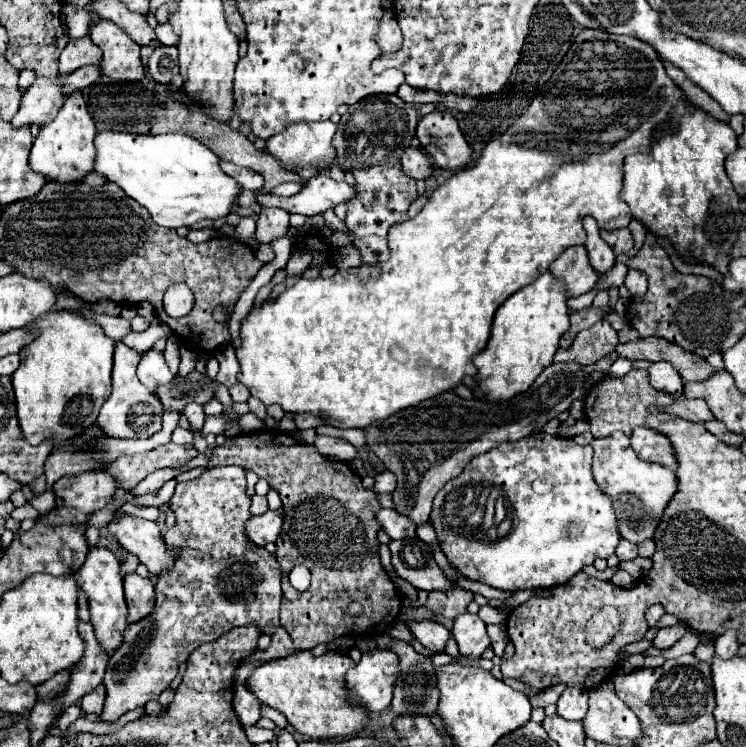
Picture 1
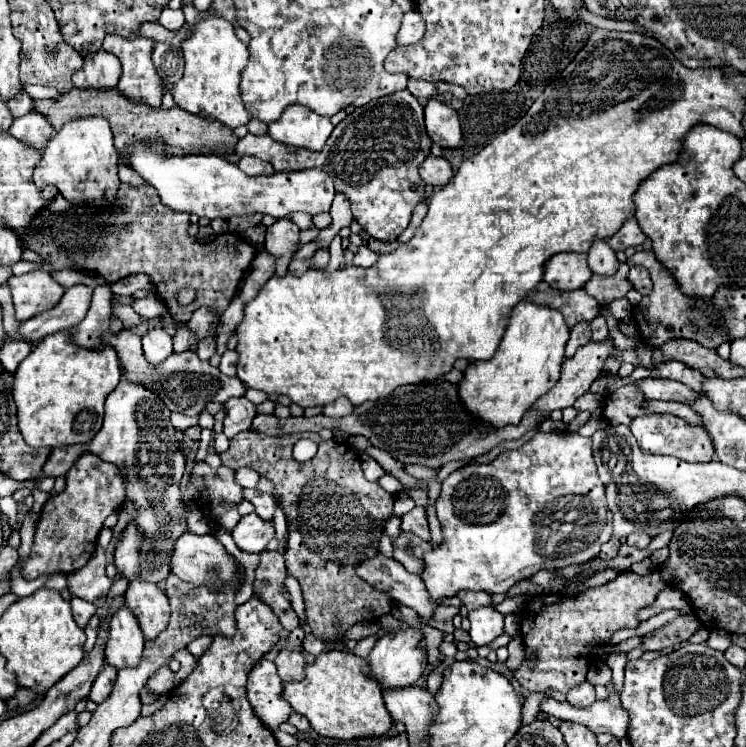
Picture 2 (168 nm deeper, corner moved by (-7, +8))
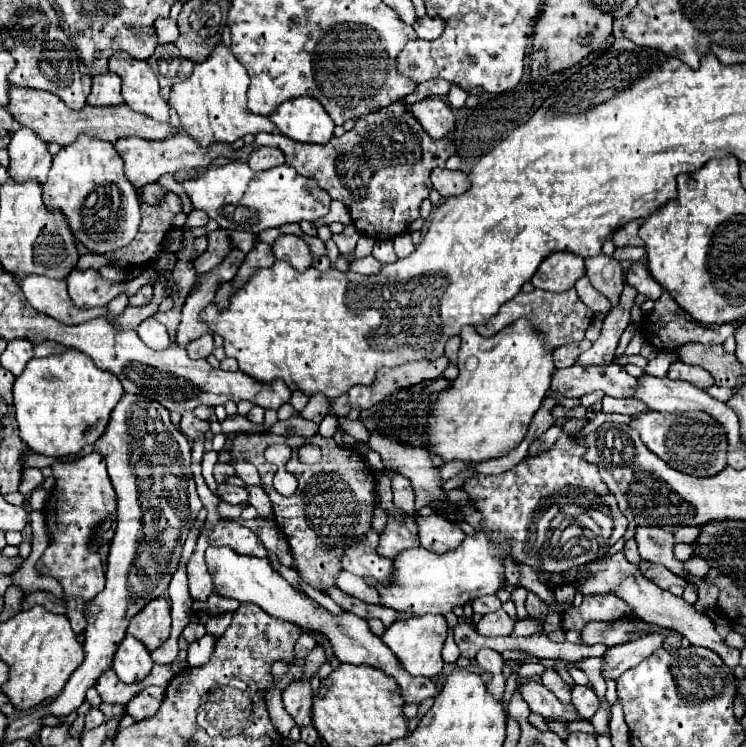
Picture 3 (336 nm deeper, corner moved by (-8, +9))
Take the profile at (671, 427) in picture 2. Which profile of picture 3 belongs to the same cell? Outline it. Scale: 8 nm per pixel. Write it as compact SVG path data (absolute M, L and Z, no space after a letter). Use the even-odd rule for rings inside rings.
M698 411L686 413L642 413L630 421L630 427L636 429L644 445L662 457L670 467L690 473L690 475L716 475L726 467L726 433L710 415Z

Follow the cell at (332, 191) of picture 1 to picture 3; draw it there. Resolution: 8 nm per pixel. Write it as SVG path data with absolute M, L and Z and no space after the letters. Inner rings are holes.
M230 161L226 165L208 165L208 167L198 167L196 175L180 181L180 185L184 187L194 209L202 209L210 219L218 221L218 225L222 229L244 229L244 231L252 231L252 233L260 233L268 227L280 227L280 225L292 223L292 221L300 223L302 219L316 221L328 213L330 201L332 201L330 195L322 187L318 187L314 179L302 177L298 171L294 171L294 167L288 167L288 165L278 165L278 167L266 169L266 171L254 171L248 167L248 163L242 163L242 161ZM238 207L244 207L248 211L250 217L246 221L234 219L234 211Z

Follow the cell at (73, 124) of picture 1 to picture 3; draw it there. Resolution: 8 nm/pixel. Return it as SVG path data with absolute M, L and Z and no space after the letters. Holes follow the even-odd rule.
M80 133L78 139L70 145L64 145L52 159L52 169L48 173L46 183L42 185L42 199L46 205L50 205L50 211L62 209L72 233L78 241L82 241L90 251L94 253L106 253L114 251L118 247L124 247L130 243L138 231L140 225L140 201L134 185L126 179L122 171L122 159L116 155L116 149L110 141L90 137L86 133Z

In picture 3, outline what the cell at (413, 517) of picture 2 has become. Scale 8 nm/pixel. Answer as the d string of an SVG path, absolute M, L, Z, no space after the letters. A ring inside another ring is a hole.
M438 515L418 517L416 527L418 527L420 545L434 553L450 551L464 539L462 529L458 529L456 525L452 525L450 521L446 521L444 517L438 517Z

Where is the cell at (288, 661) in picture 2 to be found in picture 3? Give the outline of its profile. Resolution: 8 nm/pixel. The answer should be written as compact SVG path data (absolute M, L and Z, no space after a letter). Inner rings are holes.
M294 679L284 689L284 707L294 717L296 725L312 723L312 687L310 679Z

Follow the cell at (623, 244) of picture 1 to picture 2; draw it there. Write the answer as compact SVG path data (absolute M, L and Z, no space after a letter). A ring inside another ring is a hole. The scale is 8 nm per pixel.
M635 218L627 220L627 222L621 226L621 230L607 240L607 244L609 244L615 252L617 252L617 250L635 248L635 246L639 246L639 244L643 244L643 242L645 242L645 234L641 232L641 228L639 228L639 224L637 224Z

